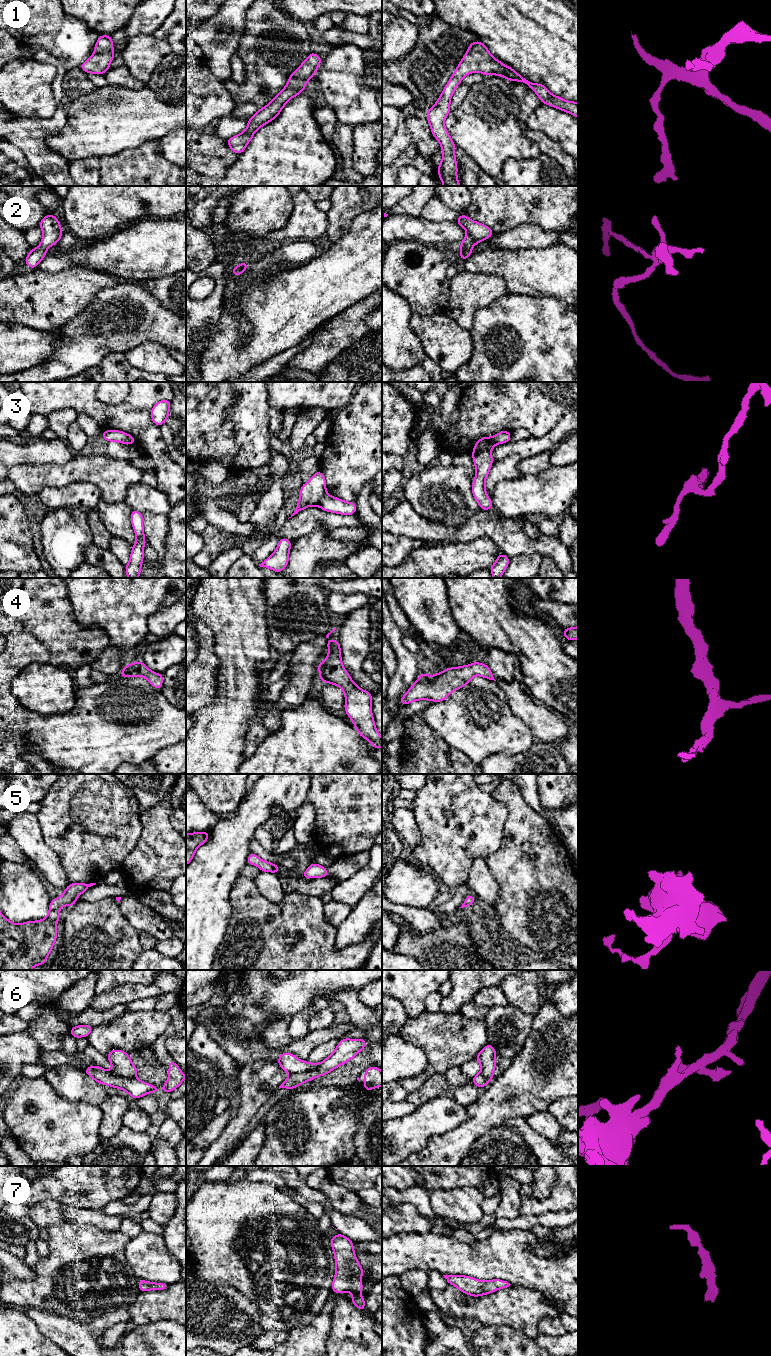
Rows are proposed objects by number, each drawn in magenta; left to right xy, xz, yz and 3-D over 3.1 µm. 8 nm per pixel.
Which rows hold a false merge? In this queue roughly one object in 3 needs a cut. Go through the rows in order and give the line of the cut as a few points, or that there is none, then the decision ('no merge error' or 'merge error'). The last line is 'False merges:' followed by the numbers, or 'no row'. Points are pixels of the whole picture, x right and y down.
1: no cut; no merge error
2: no cut; no merge error
3: cut in xz along (326, 493), (317, 505); merge error
4: no cut; no merge error
5: no cut; no merge error
6: cut in xz along (321, 1063), (315, 1069), (293, 1072), (291, 1074); merge error
7: no cut; no merge error
False merges: 3, 6

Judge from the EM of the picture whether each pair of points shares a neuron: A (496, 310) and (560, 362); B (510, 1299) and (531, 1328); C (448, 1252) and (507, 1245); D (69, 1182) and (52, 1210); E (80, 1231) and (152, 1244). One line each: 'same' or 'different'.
A: same
B: same
C: same
D: different
E: different

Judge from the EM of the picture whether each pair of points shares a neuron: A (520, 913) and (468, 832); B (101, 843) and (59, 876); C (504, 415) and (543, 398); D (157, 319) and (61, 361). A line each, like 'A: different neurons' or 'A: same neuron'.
A: different neurons
B: different neurons
C: same neuron
D: same neuron

